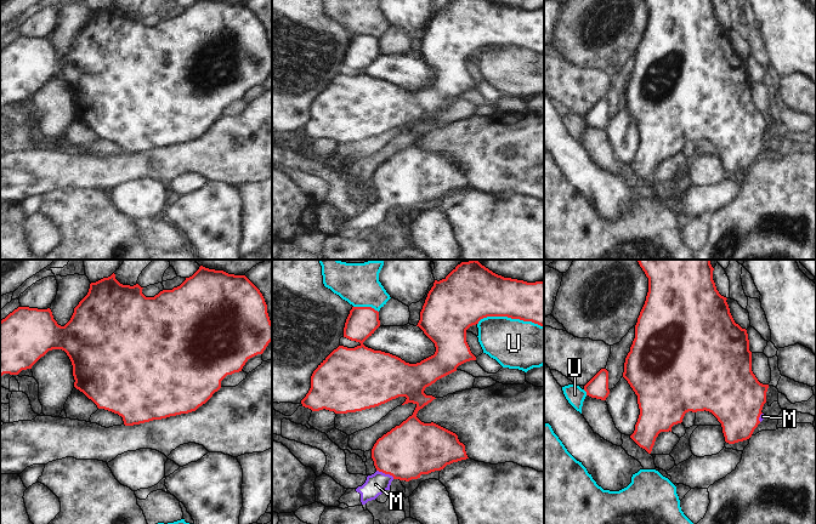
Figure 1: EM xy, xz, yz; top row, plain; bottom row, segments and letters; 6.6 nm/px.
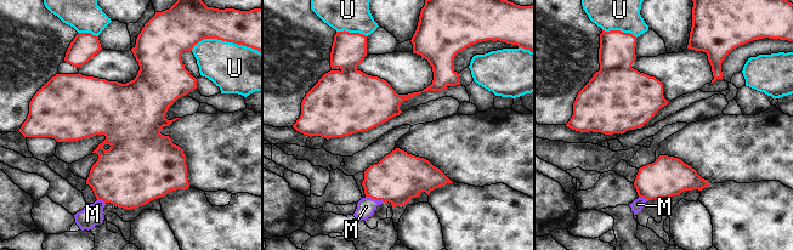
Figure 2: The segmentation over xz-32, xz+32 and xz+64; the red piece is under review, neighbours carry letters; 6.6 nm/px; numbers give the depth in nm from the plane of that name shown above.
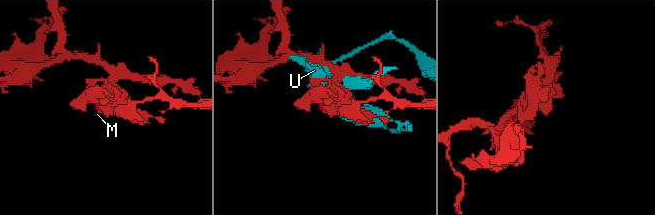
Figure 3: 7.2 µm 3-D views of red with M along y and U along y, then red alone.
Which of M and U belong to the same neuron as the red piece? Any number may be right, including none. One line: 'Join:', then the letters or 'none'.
Join: M.

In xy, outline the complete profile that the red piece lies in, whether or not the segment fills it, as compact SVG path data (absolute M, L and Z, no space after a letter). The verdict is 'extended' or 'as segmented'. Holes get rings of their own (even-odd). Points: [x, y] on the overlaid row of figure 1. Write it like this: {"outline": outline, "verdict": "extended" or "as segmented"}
{"outline": "M200 266L180 286L172 290L163 290L154 297L146 297L142 294L142 289L138 284L134 286L120 284L115 279L114 273L108 278L91 283L87 295L74 308L70 320L64 326L57 324L50 308L18 307L0 321L0 377L4 374L18 375L22 370L32 369L49 351L62 349L67 353L73 365L74 387L91 399L98 409L118 414L123 417L125 426L134 426L196 411L221 388L221 381L227 375L242 371L245 363L250 358L262 354L272 341L272 323L267 313L265 298L260 290L245 275L228 274L223 270L209 269Z", "verdict": "as segmented"}

